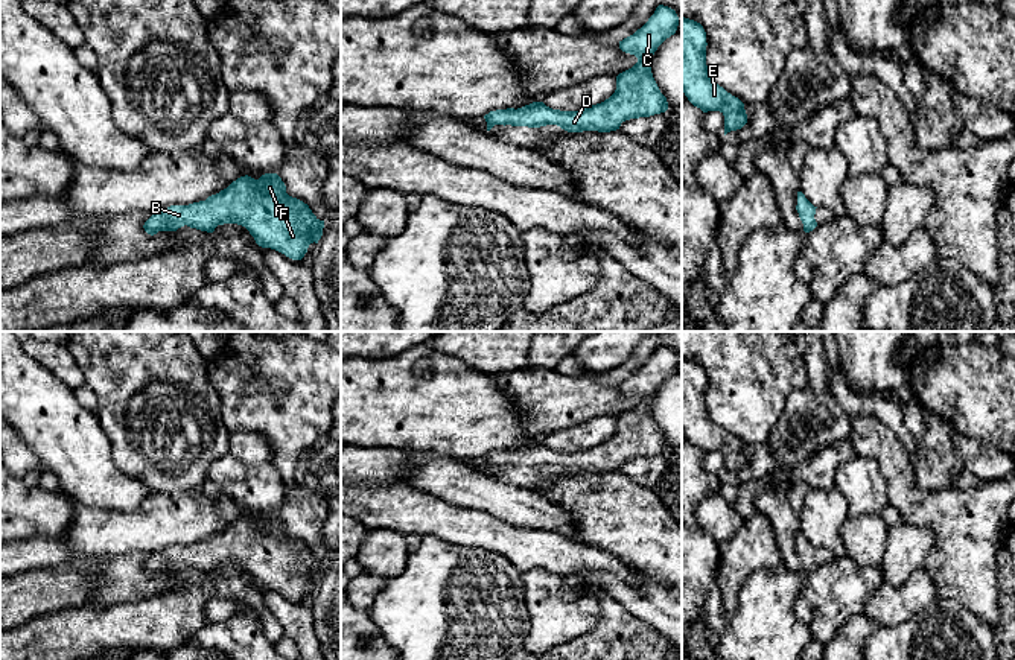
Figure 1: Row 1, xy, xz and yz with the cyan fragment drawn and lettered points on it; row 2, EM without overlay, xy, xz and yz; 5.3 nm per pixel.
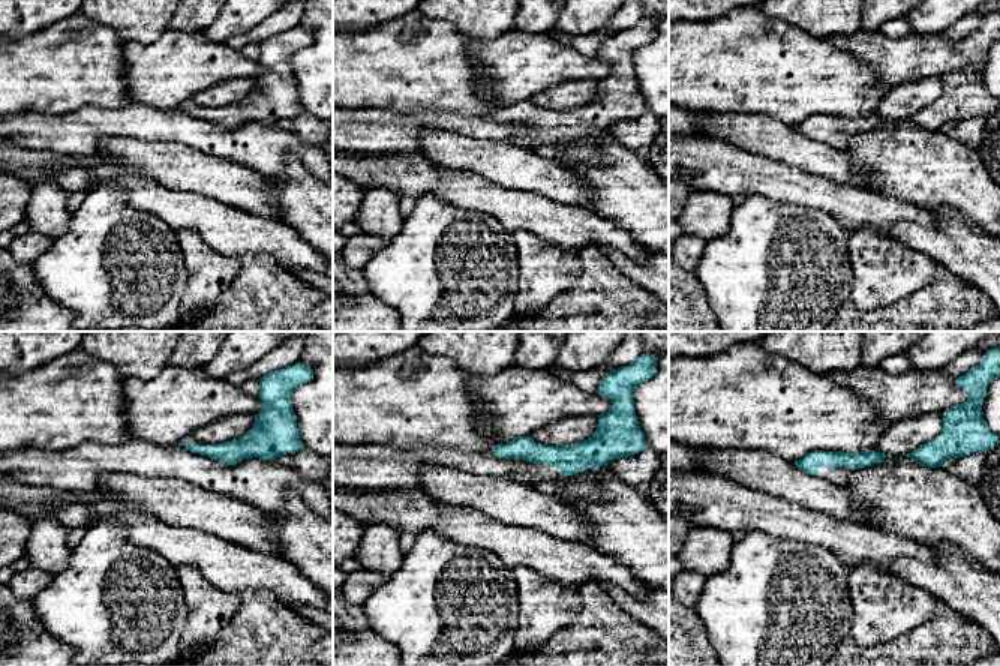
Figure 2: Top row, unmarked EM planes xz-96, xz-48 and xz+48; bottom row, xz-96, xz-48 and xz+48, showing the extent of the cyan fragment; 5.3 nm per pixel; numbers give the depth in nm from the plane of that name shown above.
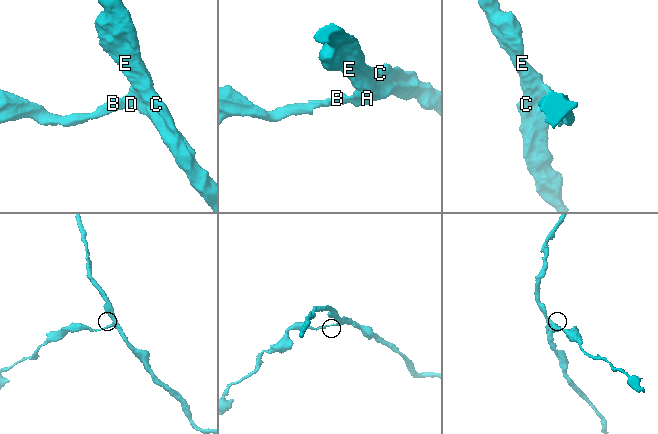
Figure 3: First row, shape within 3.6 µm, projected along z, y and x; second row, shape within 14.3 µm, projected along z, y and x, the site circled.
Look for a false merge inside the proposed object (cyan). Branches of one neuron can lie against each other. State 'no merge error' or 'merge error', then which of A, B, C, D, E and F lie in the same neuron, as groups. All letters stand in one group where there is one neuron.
no merge error; A B C D E F

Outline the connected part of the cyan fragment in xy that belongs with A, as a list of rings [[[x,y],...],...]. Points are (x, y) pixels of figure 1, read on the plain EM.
[[[265,514],[259,520],[240,517],[205,541],[170,546],[152,555],[143,569],[151,576],[184,566],[213,573],[224,564],[245,567],[259,587],[292,601],[301,601],[309,585],[318,584],[324,569],[324,561],[307,544],[286,534],[277,514]]]

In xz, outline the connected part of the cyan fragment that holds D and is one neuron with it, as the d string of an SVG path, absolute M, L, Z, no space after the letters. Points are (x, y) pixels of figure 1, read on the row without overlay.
M659 345L641 370L619 382L619 389L635 395L638 403L616 417L616 430L604 443L578 452L552 450L543 443L517 450L496 450L484 456L487 471L495 465L528 468L557 465L568 473L610 473L619 470L625 461L665 453L668 443L653 418L651 400L657 388L676 374L677 366L676 351Z

